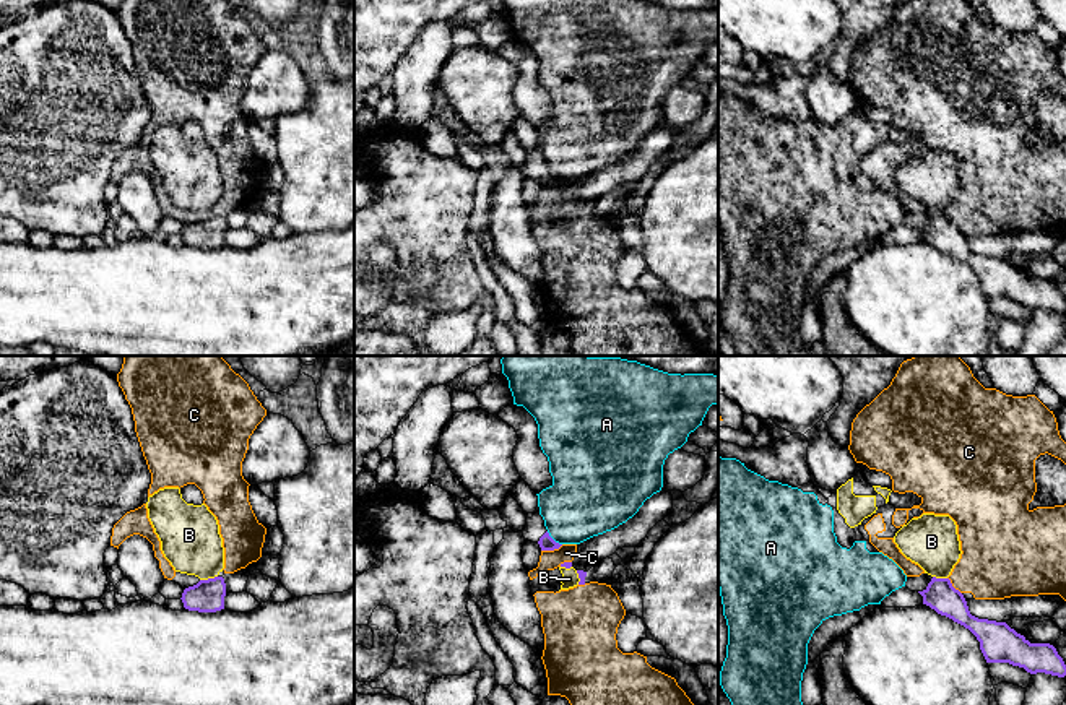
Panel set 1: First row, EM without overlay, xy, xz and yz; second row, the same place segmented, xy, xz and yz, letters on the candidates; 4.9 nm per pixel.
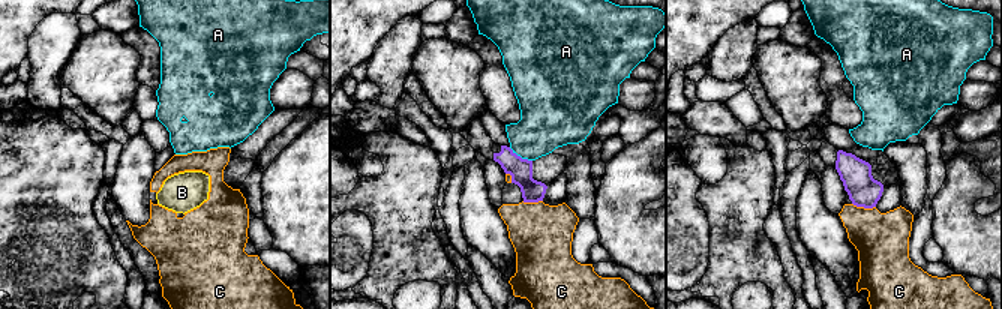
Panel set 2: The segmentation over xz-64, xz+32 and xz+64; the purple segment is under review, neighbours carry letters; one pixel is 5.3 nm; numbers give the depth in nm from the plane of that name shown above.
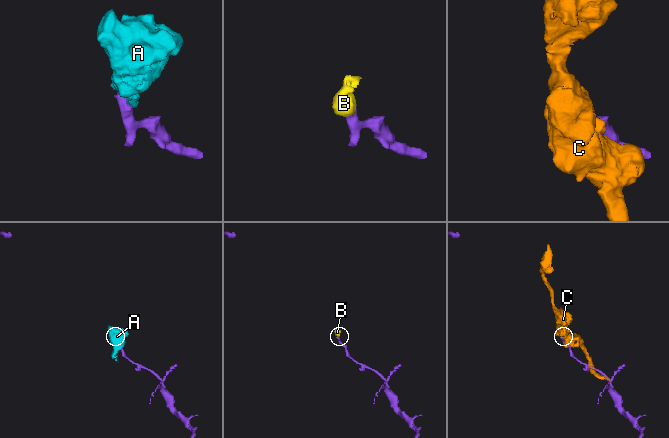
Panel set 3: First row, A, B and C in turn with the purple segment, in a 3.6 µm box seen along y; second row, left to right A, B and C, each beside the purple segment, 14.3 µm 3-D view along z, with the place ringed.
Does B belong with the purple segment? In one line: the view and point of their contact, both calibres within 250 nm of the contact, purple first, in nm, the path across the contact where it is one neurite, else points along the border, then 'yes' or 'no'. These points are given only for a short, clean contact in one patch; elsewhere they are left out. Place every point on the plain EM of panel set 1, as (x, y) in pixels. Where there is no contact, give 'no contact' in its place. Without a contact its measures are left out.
meets purple in xy at (208, 215); 160 nm thick on the purple side, 300 nm on the other; border along xy (216, 211), (200, 216); no

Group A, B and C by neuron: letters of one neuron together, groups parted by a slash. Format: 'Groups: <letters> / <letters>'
Groups: A B / C

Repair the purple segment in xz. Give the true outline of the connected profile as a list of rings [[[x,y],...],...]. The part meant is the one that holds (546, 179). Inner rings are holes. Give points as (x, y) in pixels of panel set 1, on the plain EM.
[[[525,149],[525,151],[526,151],[526,161],[522,167],[525,177],[538,179],[541,187],[554,187],[562,182],[549,172],[544,162],[544,156],[540,149]]]

